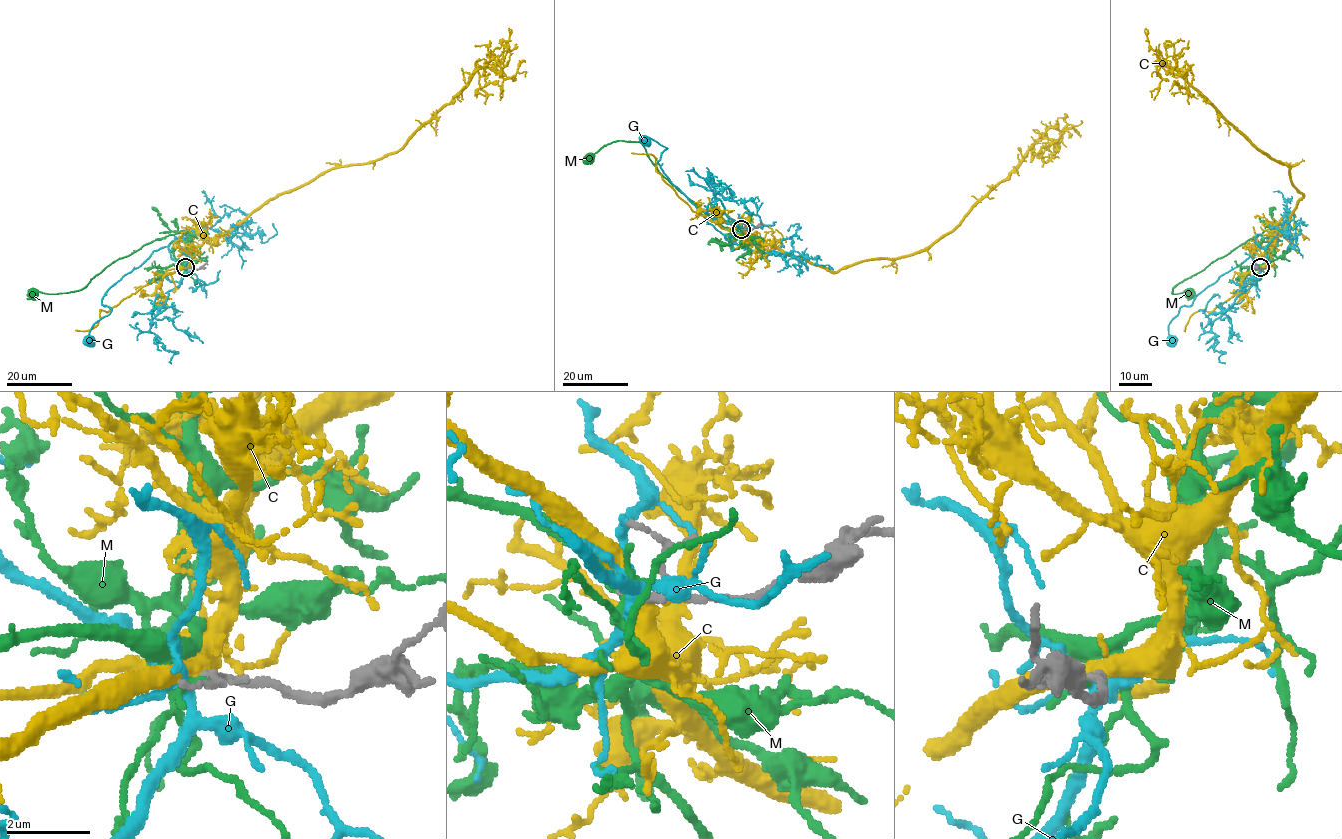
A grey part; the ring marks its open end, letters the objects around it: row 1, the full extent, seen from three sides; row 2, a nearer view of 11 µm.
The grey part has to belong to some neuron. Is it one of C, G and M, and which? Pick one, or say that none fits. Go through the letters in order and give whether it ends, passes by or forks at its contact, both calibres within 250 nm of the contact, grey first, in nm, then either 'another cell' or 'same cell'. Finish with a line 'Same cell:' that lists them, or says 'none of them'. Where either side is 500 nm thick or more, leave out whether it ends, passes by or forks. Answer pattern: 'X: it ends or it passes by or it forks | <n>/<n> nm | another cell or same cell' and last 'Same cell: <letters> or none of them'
C: it forks | 160/340 nm | another cell
G: it forks | 150/280 nm | another cell
M: it forks | 140/190 nm | same cell
Same cell: M

